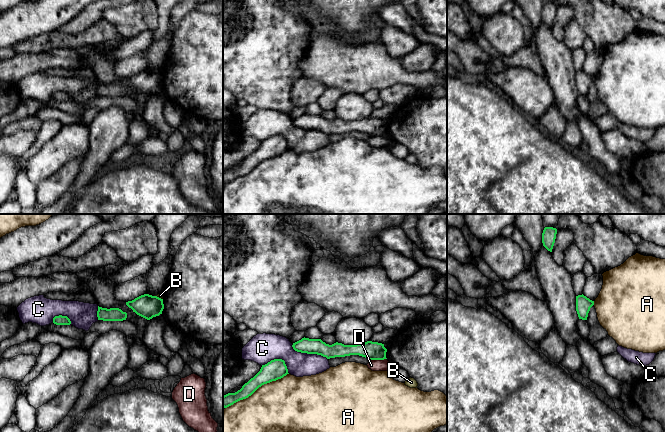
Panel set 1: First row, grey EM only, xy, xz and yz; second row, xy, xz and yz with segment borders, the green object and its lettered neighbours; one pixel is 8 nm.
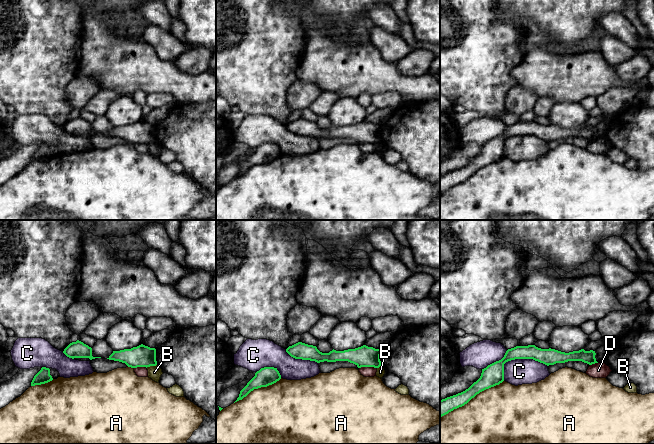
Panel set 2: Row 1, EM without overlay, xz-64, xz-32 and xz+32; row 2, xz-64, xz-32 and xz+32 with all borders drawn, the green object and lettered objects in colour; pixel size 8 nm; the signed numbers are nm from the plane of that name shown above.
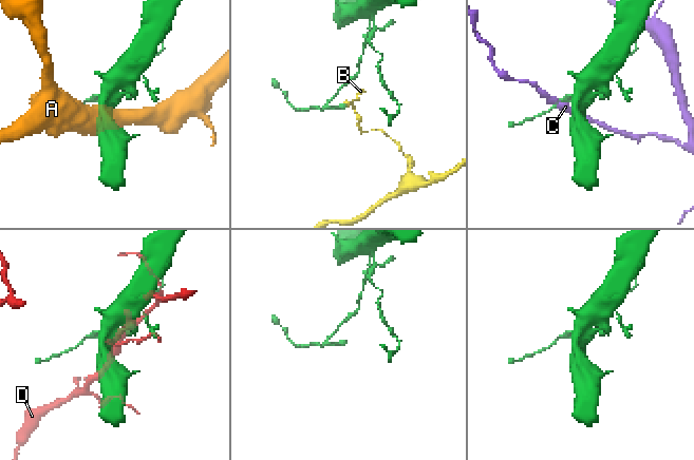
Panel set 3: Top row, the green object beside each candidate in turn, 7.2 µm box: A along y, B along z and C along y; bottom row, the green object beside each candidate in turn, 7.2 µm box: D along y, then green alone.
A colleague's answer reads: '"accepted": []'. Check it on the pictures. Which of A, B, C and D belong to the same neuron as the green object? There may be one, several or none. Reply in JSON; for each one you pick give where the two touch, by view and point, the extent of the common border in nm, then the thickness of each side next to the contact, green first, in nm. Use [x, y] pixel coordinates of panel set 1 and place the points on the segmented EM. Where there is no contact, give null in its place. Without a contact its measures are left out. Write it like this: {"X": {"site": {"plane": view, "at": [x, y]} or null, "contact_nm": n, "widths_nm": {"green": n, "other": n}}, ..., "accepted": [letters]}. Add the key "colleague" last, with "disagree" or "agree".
{"accepted": [], "colleague": "agree"}

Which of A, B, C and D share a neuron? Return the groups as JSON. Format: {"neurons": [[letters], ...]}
{"neurons": [["A"], ["B"], ["C"], ["D"]]}

